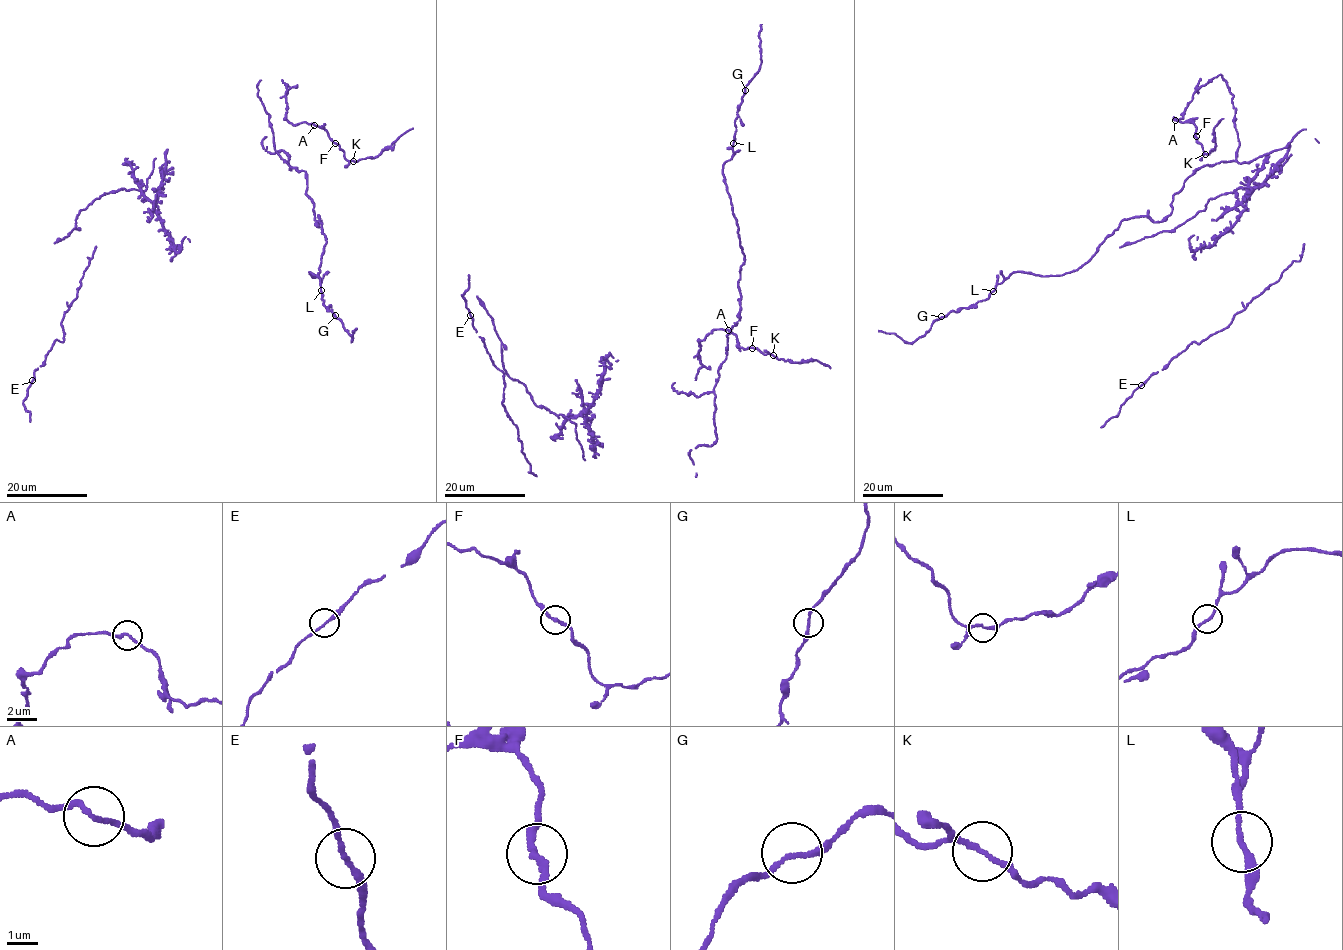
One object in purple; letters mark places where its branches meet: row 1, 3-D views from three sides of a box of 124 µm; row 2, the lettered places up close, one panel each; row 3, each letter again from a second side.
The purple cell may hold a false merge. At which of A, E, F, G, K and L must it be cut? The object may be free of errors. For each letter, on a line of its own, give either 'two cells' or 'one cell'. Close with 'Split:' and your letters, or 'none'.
A: one cell
E: one cell
F: one cell
G: one cell
K: one cell
L: one cell
Split: none

